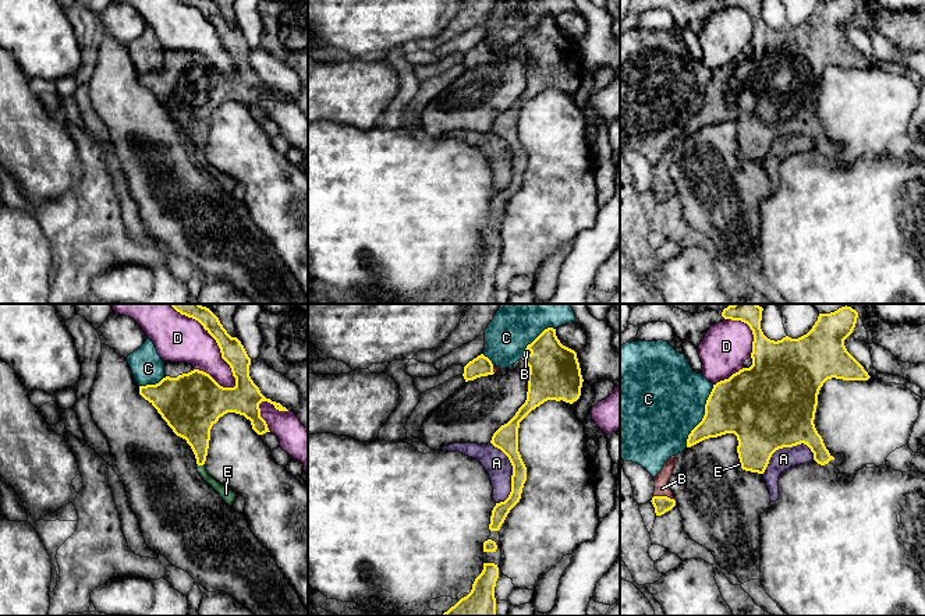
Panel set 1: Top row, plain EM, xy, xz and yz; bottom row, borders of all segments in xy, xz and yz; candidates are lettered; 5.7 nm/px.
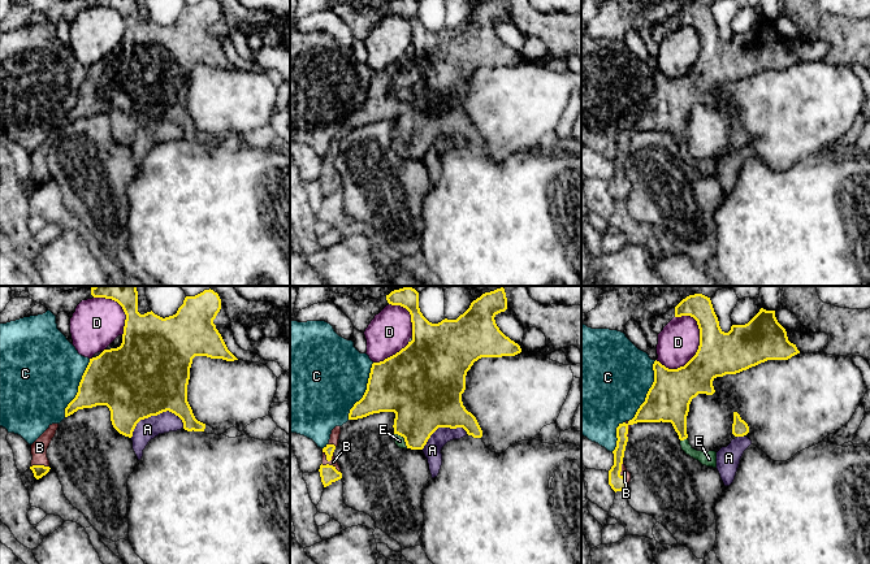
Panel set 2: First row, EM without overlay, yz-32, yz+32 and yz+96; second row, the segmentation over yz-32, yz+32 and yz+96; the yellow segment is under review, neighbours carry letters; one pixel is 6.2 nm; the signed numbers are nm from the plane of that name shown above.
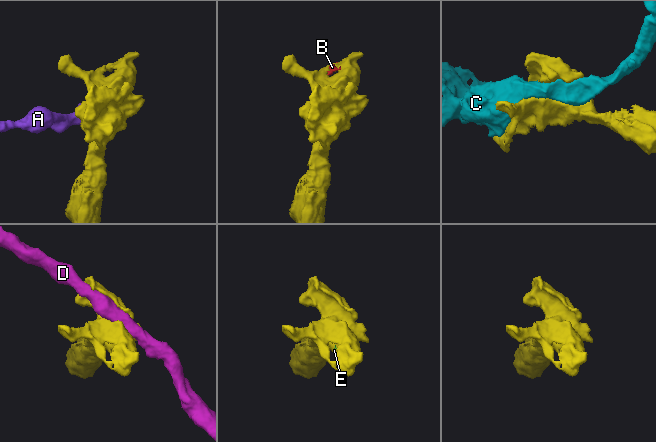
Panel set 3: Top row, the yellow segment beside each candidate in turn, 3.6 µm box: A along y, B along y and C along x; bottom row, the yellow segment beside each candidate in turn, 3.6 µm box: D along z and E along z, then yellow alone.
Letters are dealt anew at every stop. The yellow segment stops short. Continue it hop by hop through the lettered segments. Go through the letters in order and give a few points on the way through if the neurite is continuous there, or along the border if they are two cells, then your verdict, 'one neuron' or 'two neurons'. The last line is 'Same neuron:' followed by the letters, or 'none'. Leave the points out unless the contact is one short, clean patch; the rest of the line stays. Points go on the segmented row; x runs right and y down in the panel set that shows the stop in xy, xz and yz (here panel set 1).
A: two neurons
B: one neuron
C: two neurons
D: two neurons
E: way xy (192, 422), (198, 435), (201, 464), (202, 471), (226, 494); one neuron
Same neuron: B, E

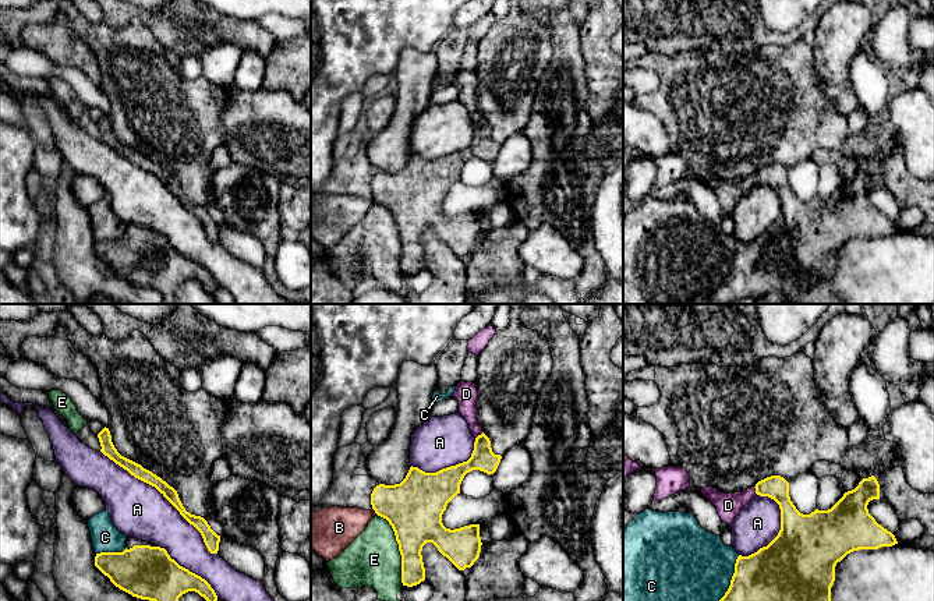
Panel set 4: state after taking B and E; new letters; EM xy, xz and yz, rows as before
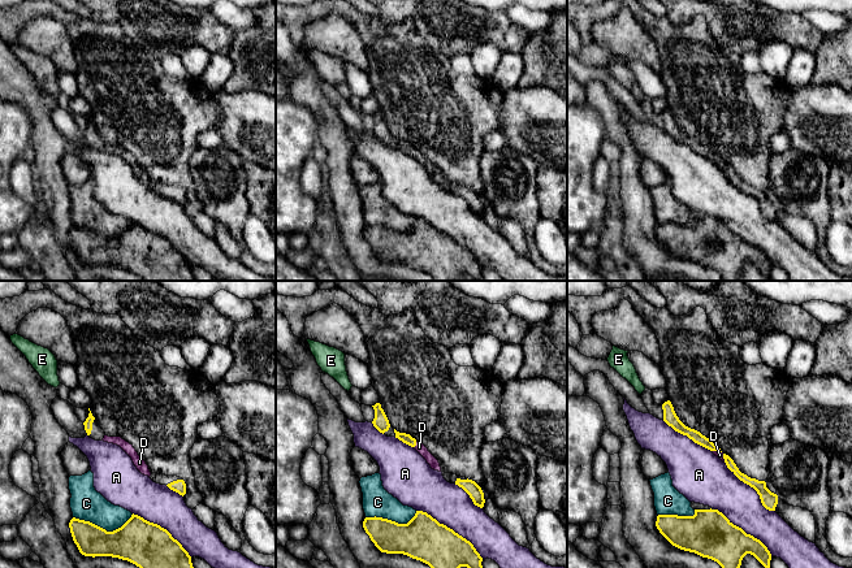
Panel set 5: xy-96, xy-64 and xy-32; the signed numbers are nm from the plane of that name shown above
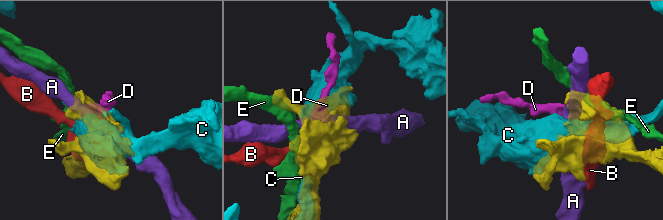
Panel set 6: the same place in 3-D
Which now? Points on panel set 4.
A: two neurons
B: two neurons
C: two neurons
D: way xz (483, 458), (483, 441), (478, 435), (467, 409), (467, 393); one neuron
E: two neurons
Same neuron: D

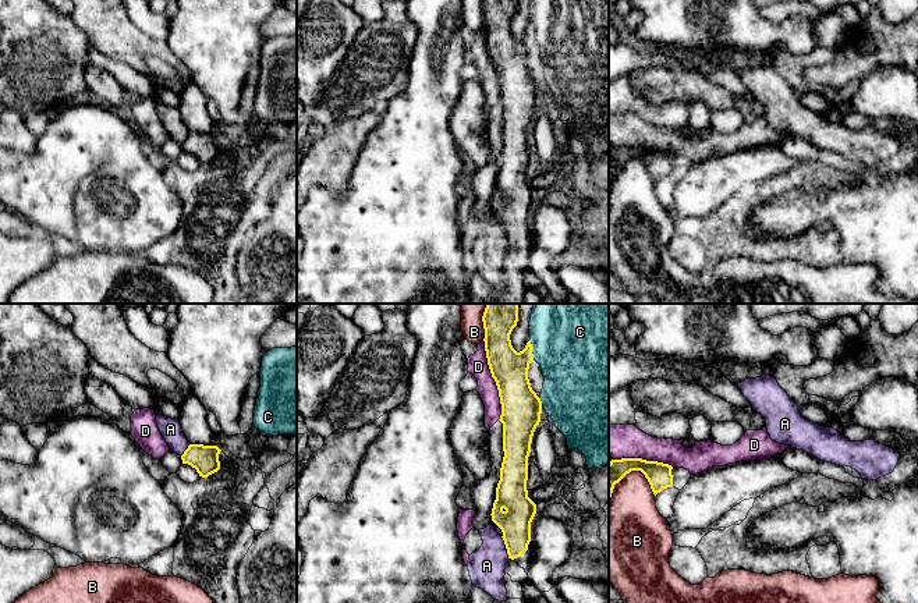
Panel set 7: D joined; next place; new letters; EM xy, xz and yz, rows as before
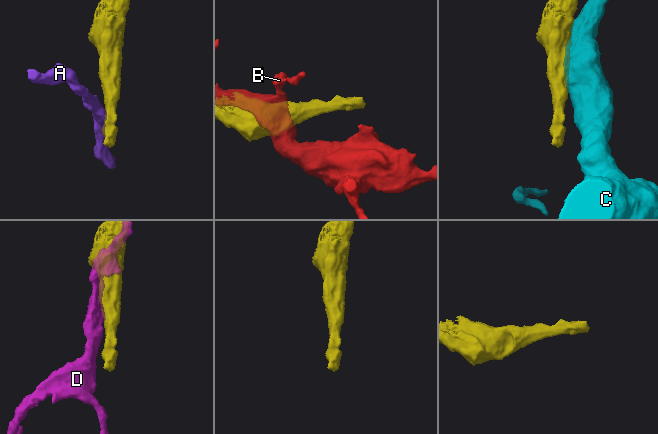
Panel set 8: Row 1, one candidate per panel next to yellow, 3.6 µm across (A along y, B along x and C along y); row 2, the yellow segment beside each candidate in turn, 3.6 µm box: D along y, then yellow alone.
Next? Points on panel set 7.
A: border xz (500, 536), (509, 557); two neurons
B: two neurons
C: two neurons
D: two neurons
Same neuron: none

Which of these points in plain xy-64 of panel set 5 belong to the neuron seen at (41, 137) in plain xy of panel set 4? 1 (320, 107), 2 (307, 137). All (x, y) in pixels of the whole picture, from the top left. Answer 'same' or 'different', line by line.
1: same
2: different

